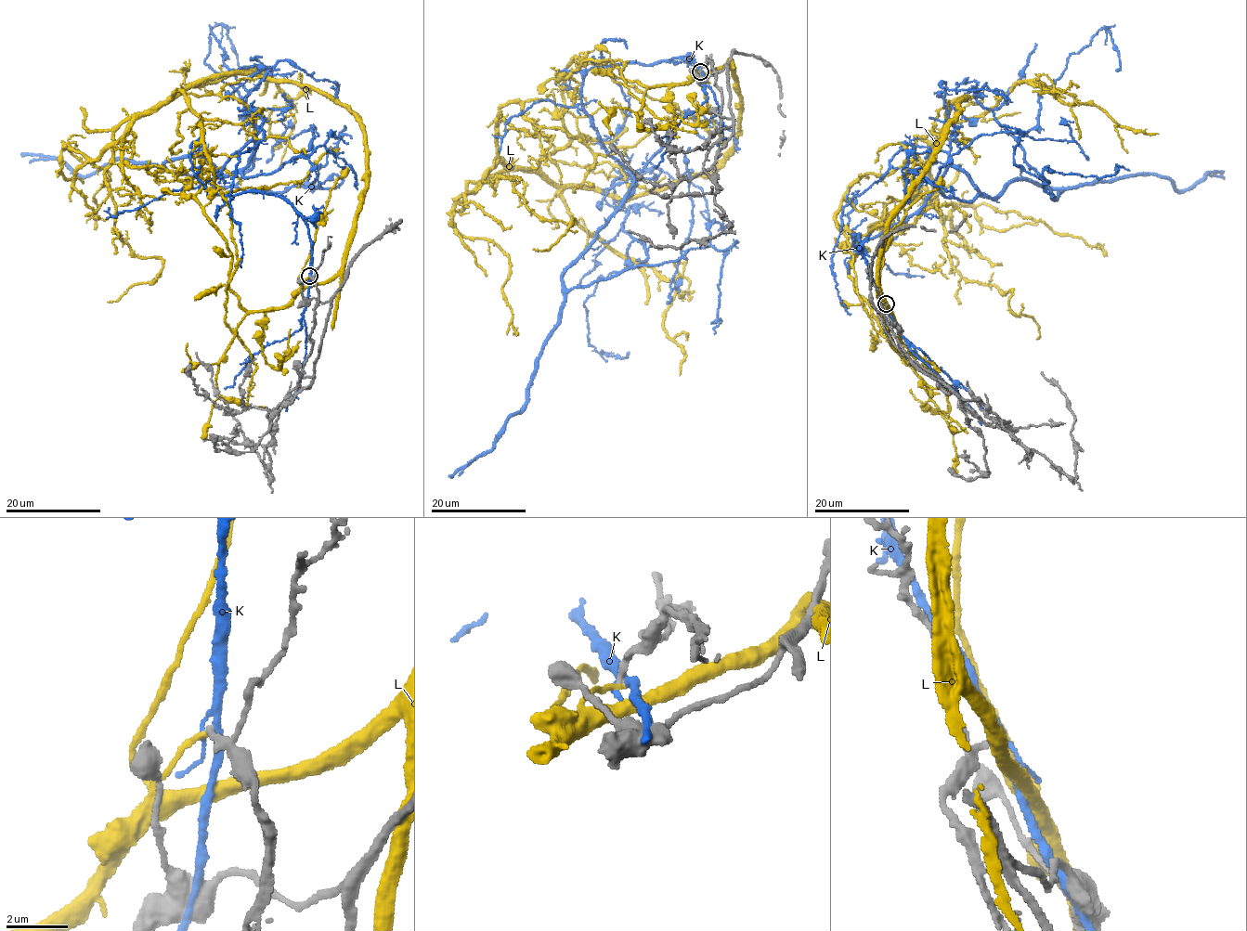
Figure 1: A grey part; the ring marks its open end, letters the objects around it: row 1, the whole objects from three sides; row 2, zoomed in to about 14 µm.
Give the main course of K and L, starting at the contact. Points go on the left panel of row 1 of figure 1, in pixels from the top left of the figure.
K: (310, 276), (289, 203), (205, 187), (251, 140), (228, 174), (162, 164), (253, 166), (218, 24), (240, 73)
L: (310, 277), (259, 311), (226, 289), (229, 205), (179, 91), (113, 133), (113, 227), (162, 268), (108, 302)

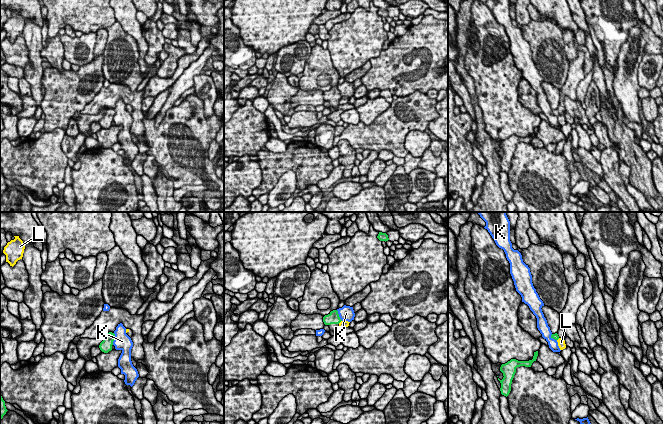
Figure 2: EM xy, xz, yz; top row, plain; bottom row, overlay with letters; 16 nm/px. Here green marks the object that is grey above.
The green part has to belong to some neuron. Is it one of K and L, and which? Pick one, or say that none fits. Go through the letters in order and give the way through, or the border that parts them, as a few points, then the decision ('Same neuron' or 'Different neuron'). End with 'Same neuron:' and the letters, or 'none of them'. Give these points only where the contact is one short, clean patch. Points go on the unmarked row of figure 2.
K: Different neuron
L: Boundary: xz (341, 96), (338, 99). Different neuron
Same neuron: none of them

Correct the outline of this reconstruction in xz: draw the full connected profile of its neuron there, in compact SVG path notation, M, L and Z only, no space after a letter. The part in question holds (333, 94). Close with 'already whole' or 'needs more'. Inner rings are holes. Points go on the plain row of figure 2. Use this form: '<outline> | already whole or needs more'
M333 86L328 91L325 91L323 93L324 100L328 101L329 104L330 104L329 109L330 109L331 112L334 112L338 108L338 106L340 105L339 104L339 99L341 97L342 96L340 95L337 86Z | needs more

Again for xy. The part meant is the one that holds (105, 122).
M112 108L106 109L103 117L99 121L100 126L104 129L108 129L109 127L111 127L114 115L115 115L114 109Z | already whole

